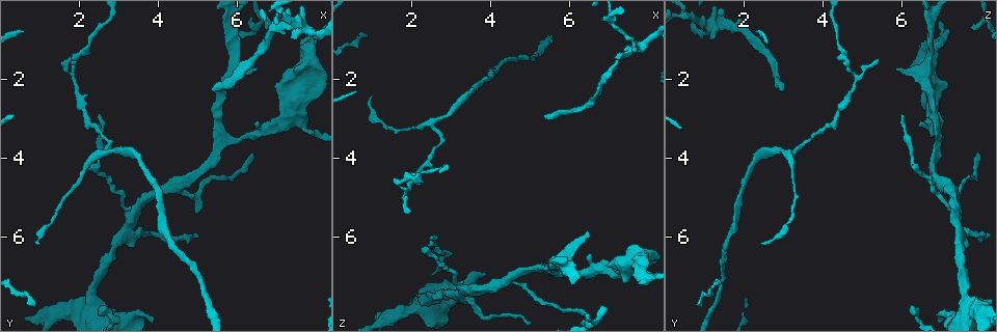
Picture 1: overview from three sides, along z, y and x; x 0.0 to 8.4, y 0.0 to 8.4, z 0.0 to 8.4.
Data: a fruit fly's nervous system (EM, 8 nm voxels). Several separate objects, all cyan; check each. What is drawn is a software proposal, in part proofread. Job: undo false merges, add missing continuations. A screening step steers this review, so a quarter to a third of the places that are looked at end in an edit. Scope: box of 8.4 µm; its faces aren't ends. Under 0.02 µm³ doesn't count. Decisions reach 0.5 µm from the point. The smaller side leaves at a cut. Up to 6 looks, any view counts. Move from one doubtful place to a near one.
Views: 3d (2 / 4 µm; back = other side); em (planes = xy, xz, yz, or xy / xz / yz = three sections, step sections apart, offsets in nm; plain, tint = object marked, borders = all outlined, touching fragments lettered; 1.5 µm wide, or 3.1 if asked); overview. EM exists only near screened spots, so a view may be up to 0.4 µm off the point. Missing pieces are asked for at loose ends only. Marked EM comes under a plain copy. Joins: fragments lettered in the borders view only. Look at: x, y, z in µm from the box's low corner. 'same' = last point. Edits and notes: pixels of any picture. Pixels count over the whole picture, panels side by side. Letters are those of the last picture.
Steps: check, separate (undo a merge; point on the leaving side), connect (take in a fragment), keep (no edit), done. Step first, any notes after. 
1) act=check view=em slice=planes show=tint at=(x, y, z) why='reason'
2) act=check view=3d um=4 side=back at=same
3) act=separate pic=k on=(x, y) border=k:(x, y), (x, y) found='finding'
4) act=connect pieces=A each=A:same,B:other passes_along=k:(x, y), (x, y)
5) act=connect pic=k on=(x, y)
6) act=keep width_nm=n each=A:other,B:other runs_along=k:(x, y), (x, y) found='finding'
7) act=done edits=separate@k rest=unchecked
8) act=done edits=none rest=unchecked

act=check view=3d um=4 at=(6.45, 1.75, 5.80) why='free end'

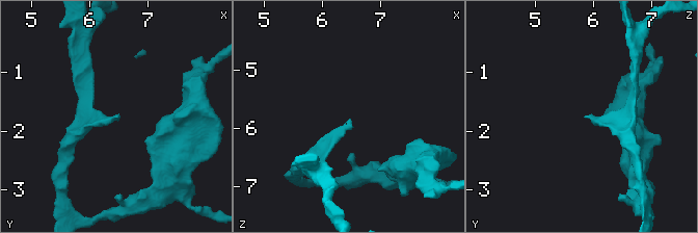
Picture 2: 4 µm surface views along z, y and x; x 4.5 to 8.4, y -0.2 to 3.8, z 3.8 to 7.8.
act=check view=em slice=xy step=4 show=borders at=(6.45, 1.80, 5.80) why='need the tissue'

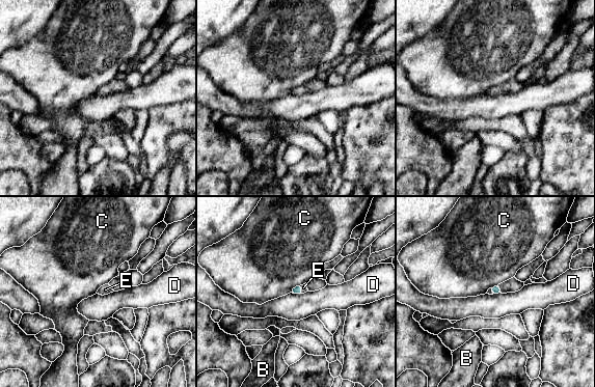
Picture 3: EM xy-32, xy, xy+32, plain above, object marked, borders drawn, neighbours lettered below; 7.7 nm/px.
act=check view=em slice=xz step=4 show=borders at=same

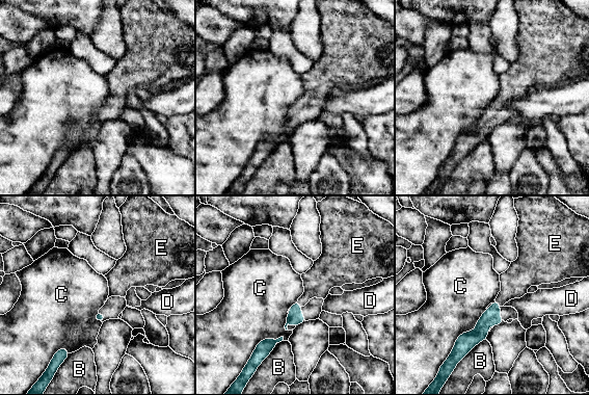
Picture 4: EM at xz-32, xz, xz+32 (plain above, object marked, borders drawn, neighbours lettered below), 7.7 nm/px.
act=connect pieces=E width_nm=100 each=B:other,C:other,D:other,E:same passes_along=4:(490, 317), (498, 303), (518, 278) found='it goes on there'

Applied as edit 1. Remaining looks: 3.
act=check view=overview

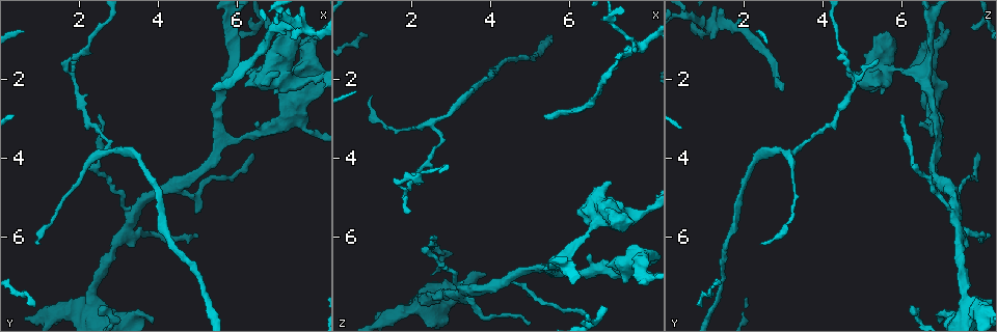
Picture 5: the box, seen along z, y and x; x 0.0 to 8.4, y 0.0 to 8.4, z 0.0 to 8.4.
act=check view=em slice=planes show=tint at=(5.65, 3.45, 6.95) why='three arms meet'

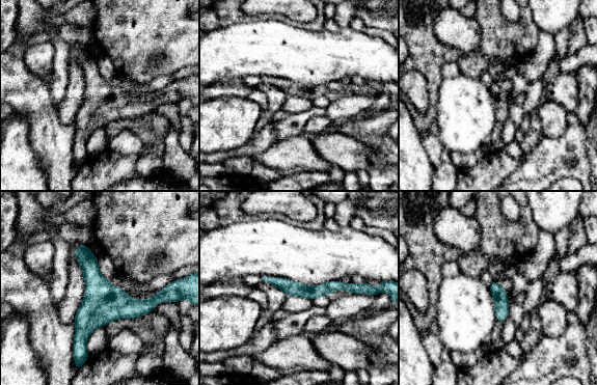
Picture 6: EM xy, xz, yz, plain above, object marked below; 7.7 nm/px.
act=check view=em slice=planes show=borders at=same why='see the neighbours'

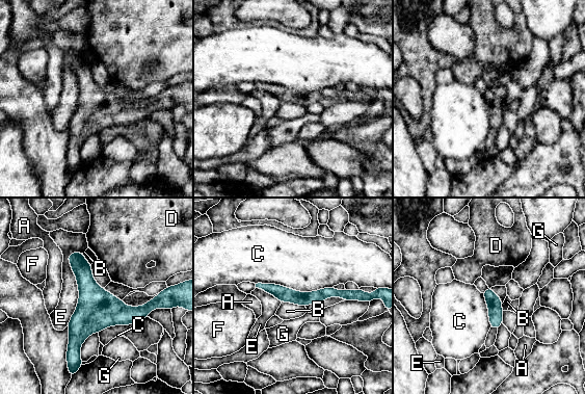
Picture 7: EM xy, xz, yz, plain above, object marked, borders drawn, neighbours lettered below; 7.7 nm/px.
act=keep width_nm=110 each=A:other,B:other,C:other,D:other,E:other,F:other,G:other runs_along=7:(261, 286), (295, 297), (350, 293) found='continuous, no second neuron'

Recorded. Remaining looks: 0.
act=done edits=connect@4 rest=unchecked

